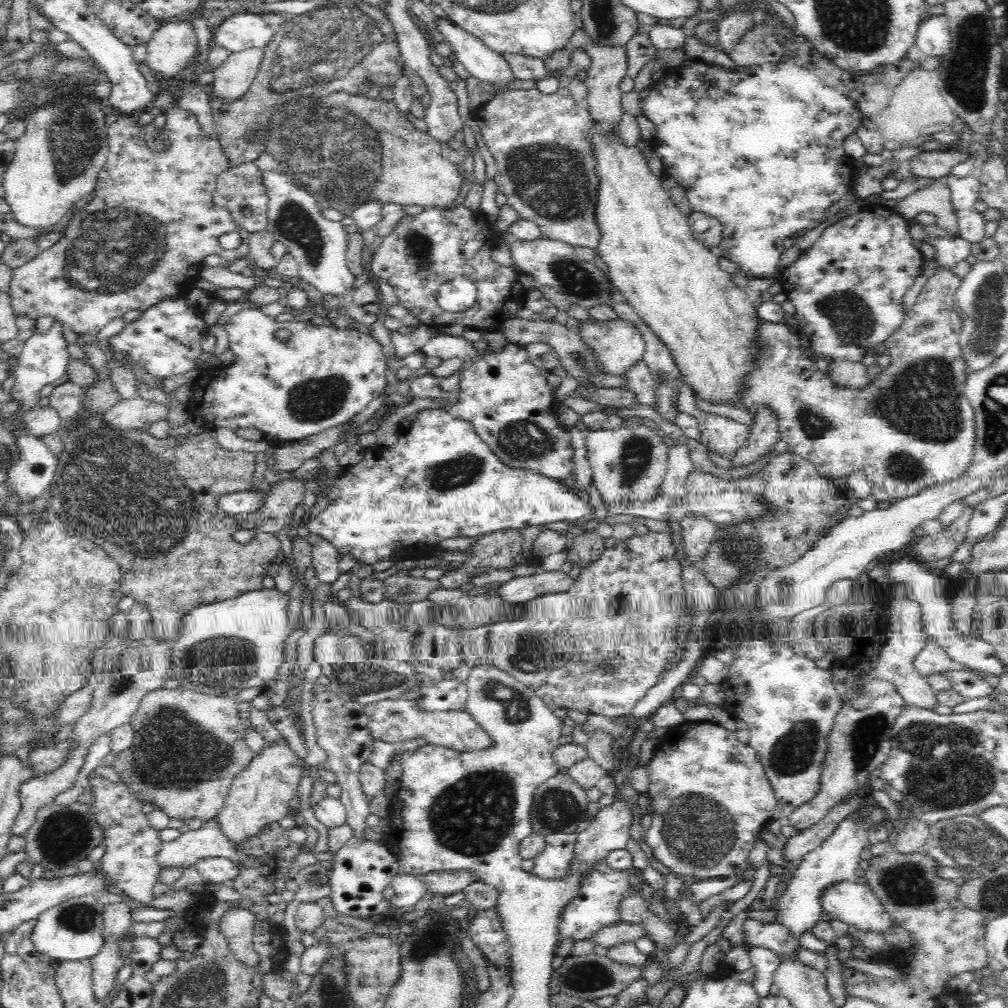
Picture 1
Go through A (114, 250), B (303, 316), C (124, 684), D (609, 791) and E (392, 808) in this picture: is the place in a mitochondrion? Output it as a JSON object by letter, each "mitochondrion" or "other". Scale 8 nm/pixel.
{"A":"mitochondrion","B":"other","C":"mitochondrion","D":"other","E":"other"}

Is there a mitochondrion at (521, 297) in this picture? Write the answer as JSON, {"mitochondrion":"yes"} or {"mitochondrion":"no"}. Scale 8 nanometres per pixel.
{"mitochondrion":"no"}

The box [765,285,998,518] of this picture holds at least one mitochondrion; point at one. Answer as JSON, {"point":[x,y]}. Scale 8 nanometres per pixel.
{"point":[921,399]}

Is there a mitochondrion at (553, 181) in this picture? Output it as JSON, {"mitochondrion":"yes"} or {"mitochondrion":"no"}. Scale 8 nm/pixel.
{"mitochondrion":"yes"}

